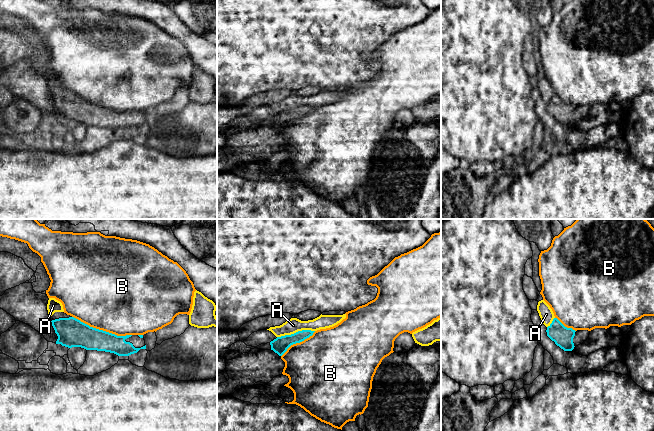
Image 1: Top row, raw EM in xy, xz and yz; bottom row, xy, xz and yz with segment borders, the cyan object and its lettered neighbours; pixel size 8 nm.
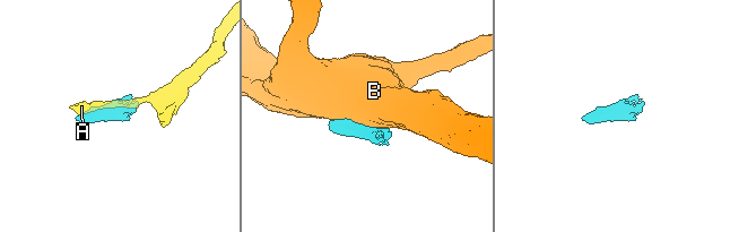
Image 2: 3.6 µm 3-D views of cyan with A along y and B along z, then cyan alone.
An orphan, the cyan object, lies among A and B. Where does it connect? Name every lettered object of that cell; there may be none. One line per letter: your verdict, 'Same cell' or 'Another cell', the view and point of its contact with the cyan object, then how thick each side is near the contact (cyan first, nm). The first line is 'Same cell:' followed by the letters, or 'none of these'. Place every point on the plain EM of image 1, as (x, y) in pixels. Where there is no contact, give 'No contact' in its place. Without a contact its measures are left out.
Same cell: none of these
A: Another cell. Touches cyan at xz (296, 108). Thickness 130 nm (cyan) against 120 nm
B: Another cell. Touches cyan at xy (102, 106). Thickness 240 nm (cyan) against 500 nm

